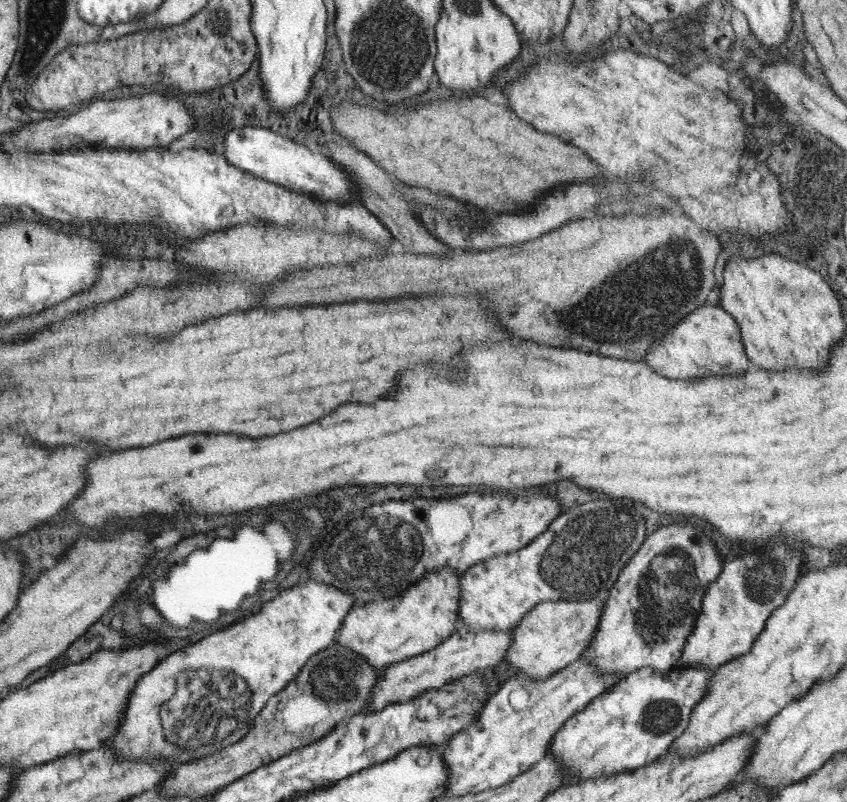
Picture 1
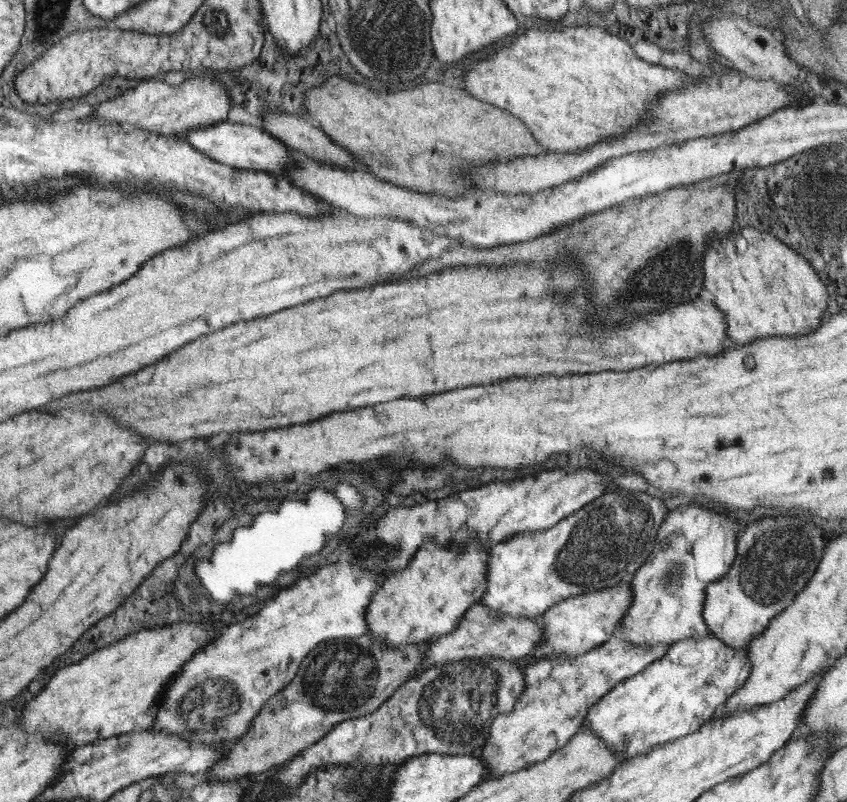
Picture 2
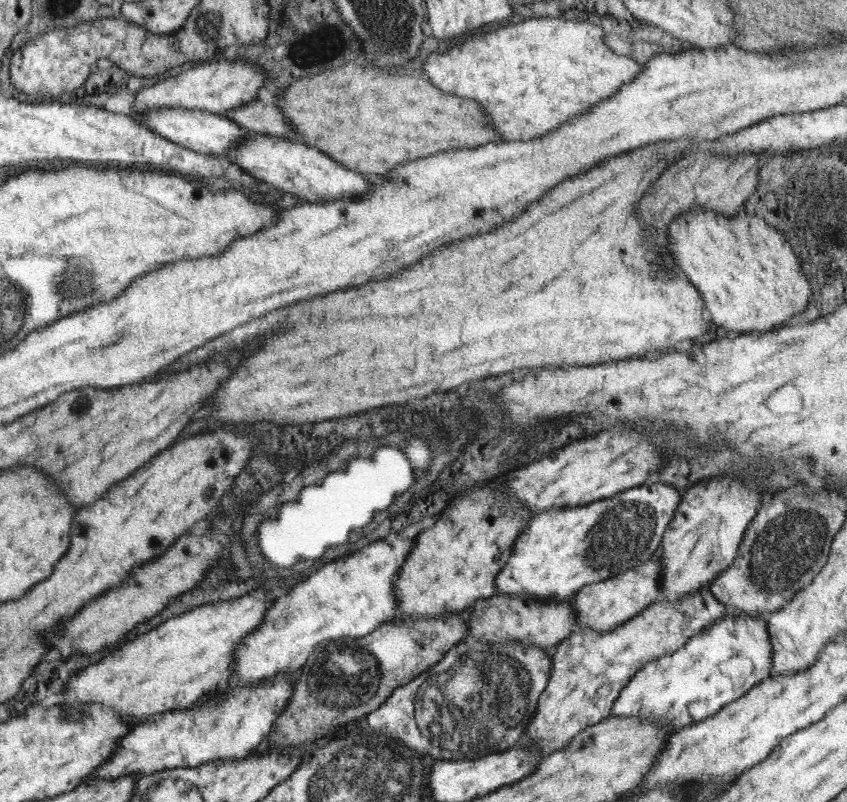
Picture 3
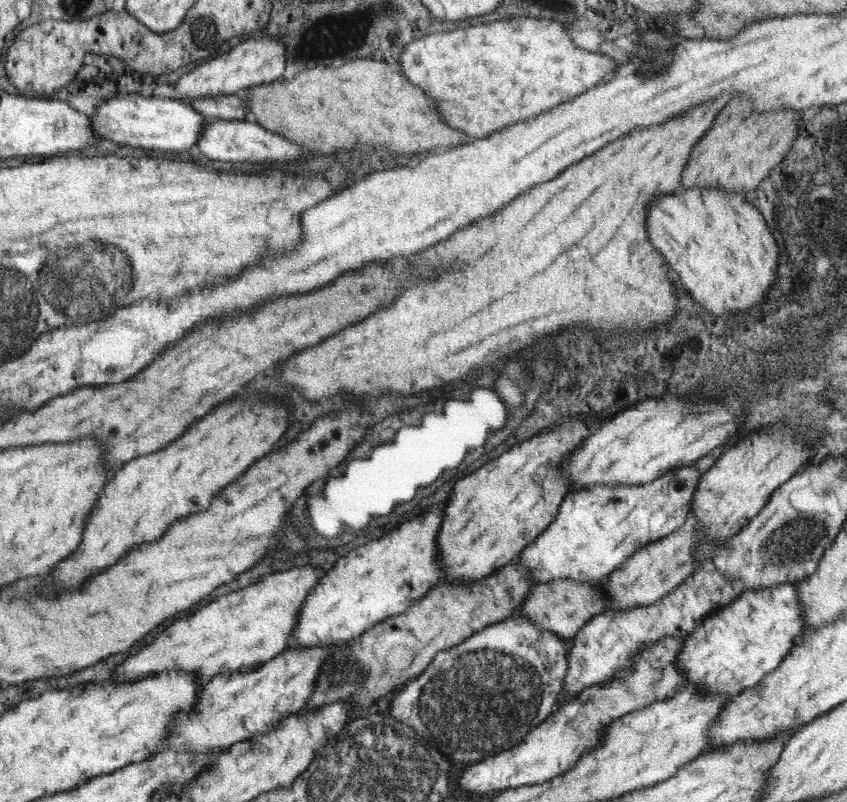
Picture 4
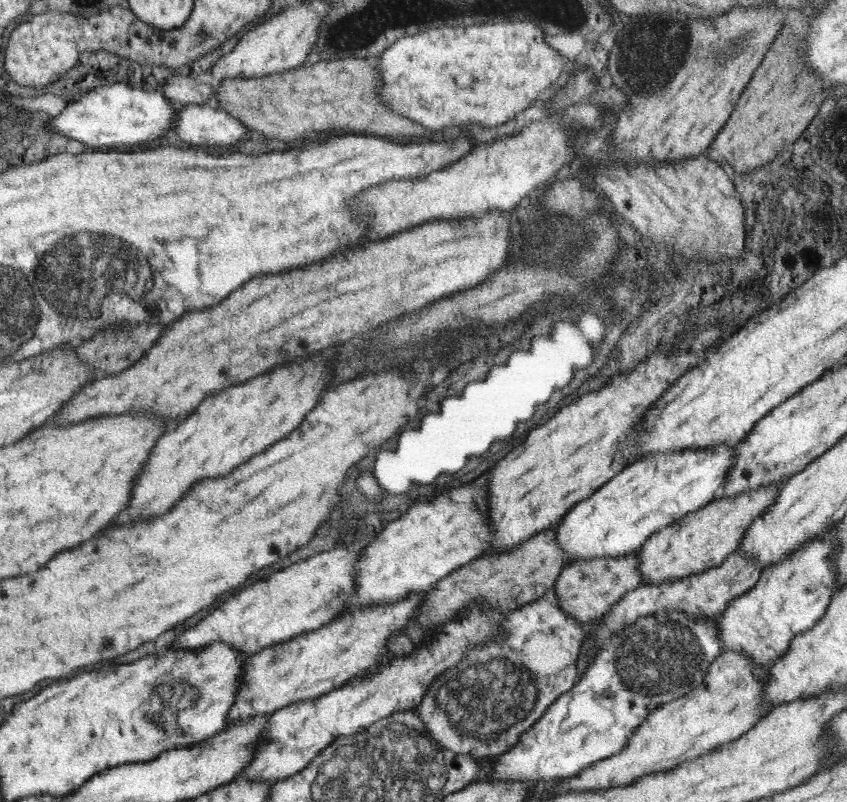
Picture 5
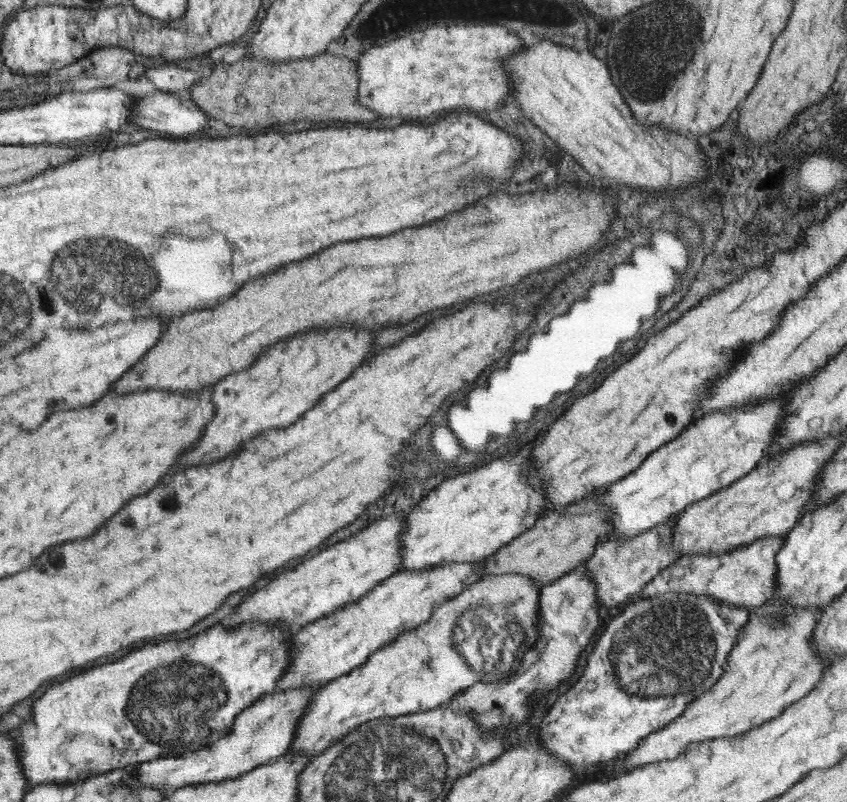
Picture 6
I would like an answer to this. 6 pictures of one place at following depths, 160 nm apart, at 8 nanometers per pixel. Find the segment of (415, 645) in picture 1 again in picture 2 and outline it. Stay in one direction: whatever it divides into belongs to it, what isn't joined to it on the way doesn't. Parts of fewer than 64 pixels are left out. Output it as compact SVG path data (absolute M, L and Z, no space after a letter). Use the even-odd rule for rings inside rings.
M424 542L403 570L388 573L372 594L365 609L367 634L377 645L403 647L419 645L452 633L467 610L475 605L487 590L487 562L491 547L480 542L461 546L439 546Z

